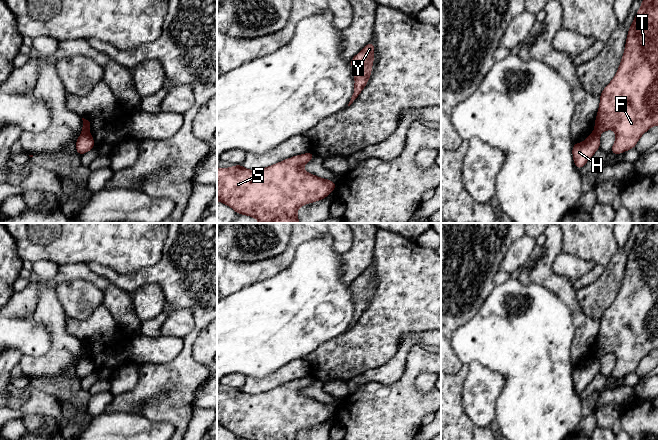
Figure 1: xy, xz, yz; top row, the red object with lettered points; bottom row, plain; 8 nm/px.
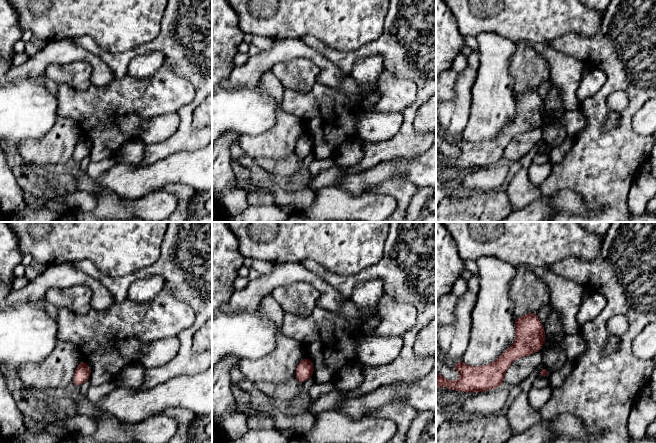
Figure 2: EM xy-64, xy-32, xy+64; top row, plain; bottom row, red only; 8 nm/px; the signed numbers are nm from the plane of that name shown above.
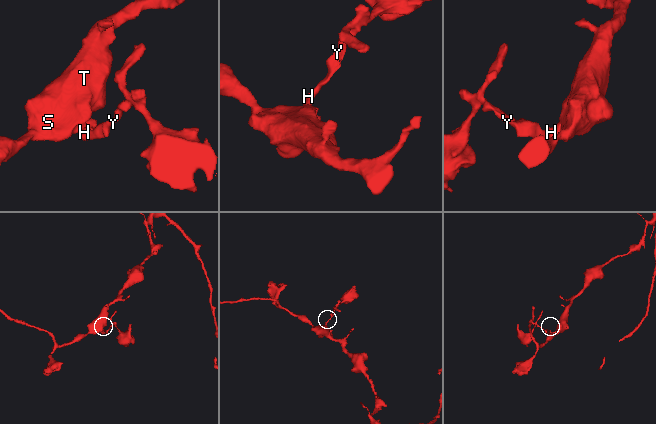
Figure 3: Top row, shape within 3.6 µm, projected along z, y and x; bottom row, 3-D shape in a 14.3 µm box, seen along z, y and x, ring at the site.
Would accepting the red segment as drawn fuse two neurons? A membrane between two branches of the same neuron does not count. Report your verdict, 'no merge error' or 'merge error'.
merge error

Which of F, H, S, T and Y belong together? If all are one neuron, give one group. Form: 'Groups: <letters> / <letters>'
Groups: F S T / H Y

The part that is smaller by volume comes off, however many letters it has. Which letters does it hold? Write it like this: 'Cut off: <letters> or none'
Cut off: H, Y

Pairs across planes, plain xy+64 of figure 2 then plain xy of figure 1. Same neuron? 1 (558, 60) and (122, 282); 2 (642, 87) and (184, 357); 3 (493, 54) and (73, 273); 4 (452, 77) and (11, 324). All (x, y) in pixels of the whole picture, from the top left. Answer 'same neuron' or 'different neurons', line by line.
1: different neurons
2: same neuron
3: different neurons
4: different neurons

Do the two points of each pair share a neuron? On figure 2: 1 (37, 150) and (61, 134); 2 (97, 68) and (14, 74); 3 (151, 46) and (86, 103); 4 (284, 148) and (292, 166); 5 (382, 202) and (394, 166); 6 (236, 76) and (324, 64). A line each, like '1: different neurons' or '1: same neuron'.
1: same neuron
2: same neuron
3: different neurons
4: different neurons
5: different neurons
6: same neuron

